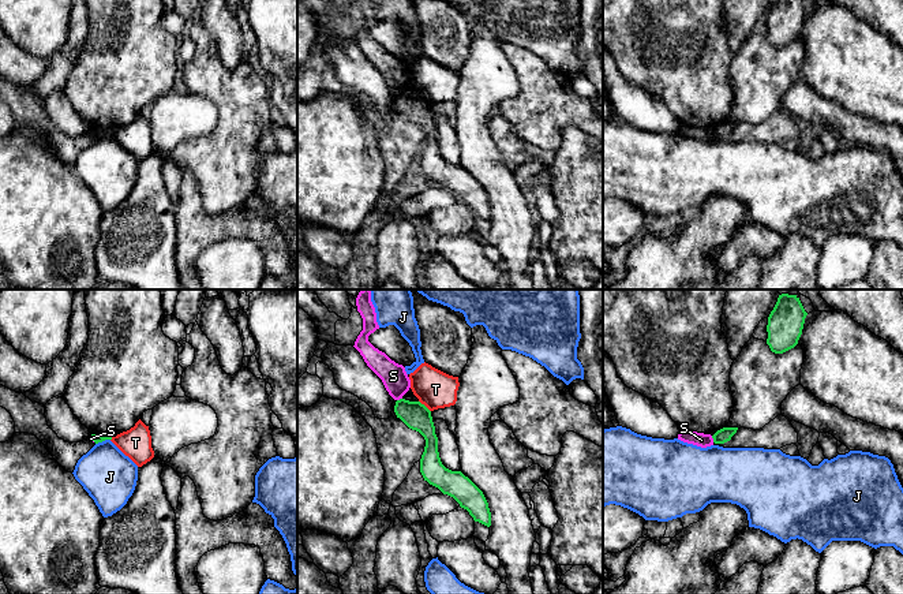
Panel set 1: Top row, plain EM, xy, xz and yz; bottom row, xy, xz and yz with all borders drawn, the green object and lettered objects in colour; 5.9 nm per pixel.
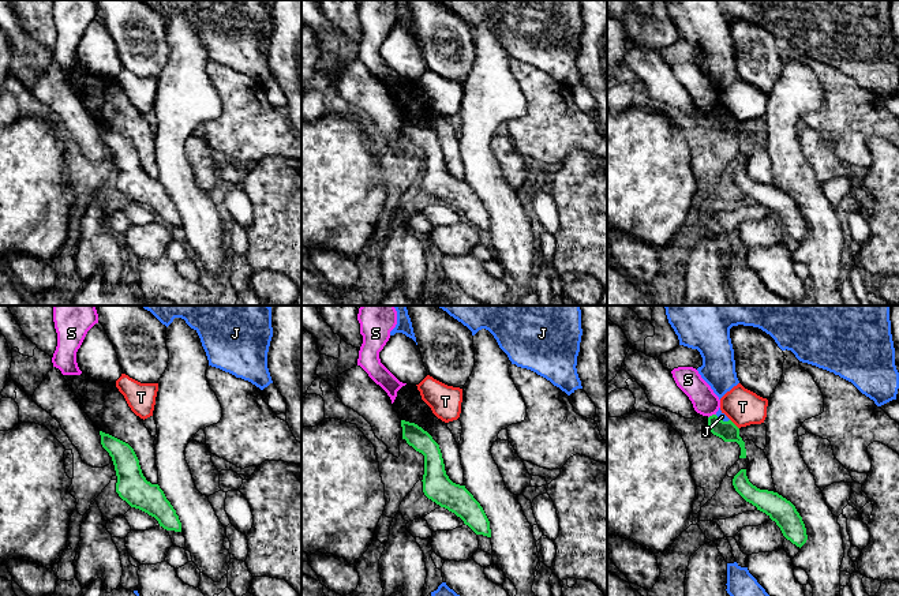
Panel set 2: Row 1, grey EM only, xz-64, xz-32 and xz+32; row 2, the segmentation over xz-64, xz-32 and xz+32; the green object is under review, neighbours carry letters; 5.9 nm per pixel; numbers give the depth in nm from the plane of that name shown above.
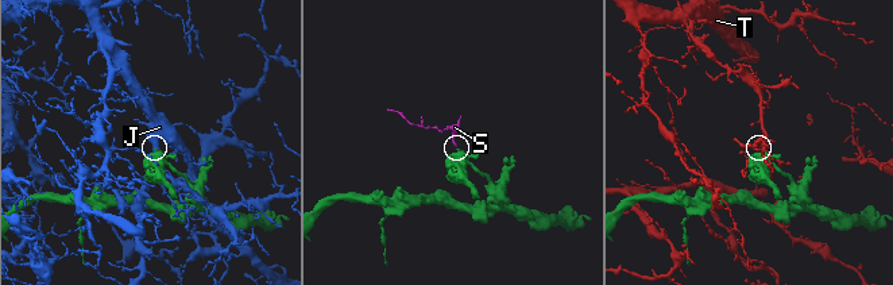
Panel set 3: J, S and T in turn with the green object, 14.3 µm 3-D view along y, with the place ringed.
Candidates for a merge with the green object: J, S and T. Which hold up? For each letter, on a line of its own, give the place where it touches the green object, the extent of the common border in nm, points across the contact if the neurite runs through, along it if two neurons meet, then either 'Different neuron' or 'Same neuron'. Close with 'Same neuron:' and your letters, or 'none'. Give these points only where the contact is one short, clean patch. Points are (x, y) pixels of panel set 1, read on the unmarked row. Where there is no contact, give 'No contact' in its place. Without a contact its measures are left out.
J: Touches green at xy (102, 134). Shared border 90 nm. Different neuron
S: Touches green at yz (712, 131). Shared border 40 nm. Boundary: yz (711, 130), (714, 135). Different neuron
T: Touches green at xz (424, 100). Shared border 100 nm. Different neuron
Same neuron: none

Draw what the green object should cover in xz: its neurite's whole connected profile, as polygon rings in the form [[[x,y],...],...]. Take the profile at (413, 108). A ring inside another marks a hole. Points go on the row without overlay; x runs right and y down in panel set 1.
[[[400,93],[396,96],[394,107],[409,123],[419,126],[426,134],[420,153],[420,167],[424,175],[453,191],[475,216],[490,221],[491,206],[483,186],[461,165],[452,165],[442,158],[431,105],[420,96]]]

